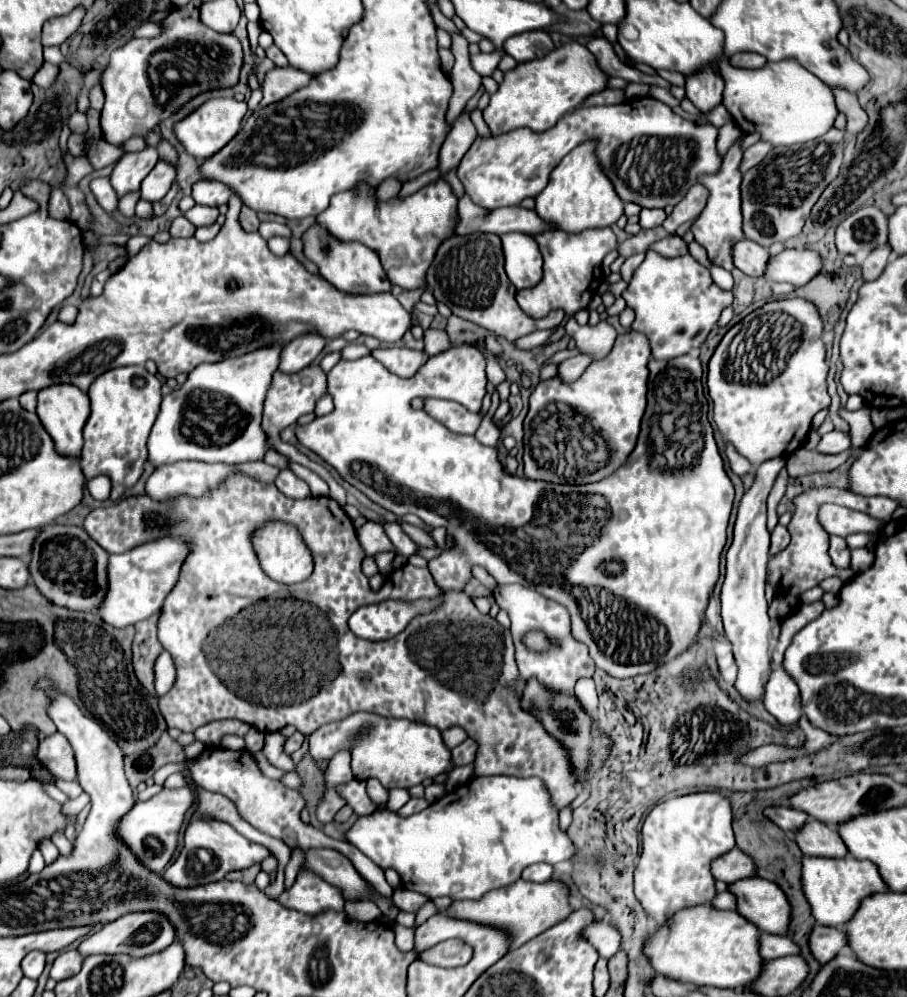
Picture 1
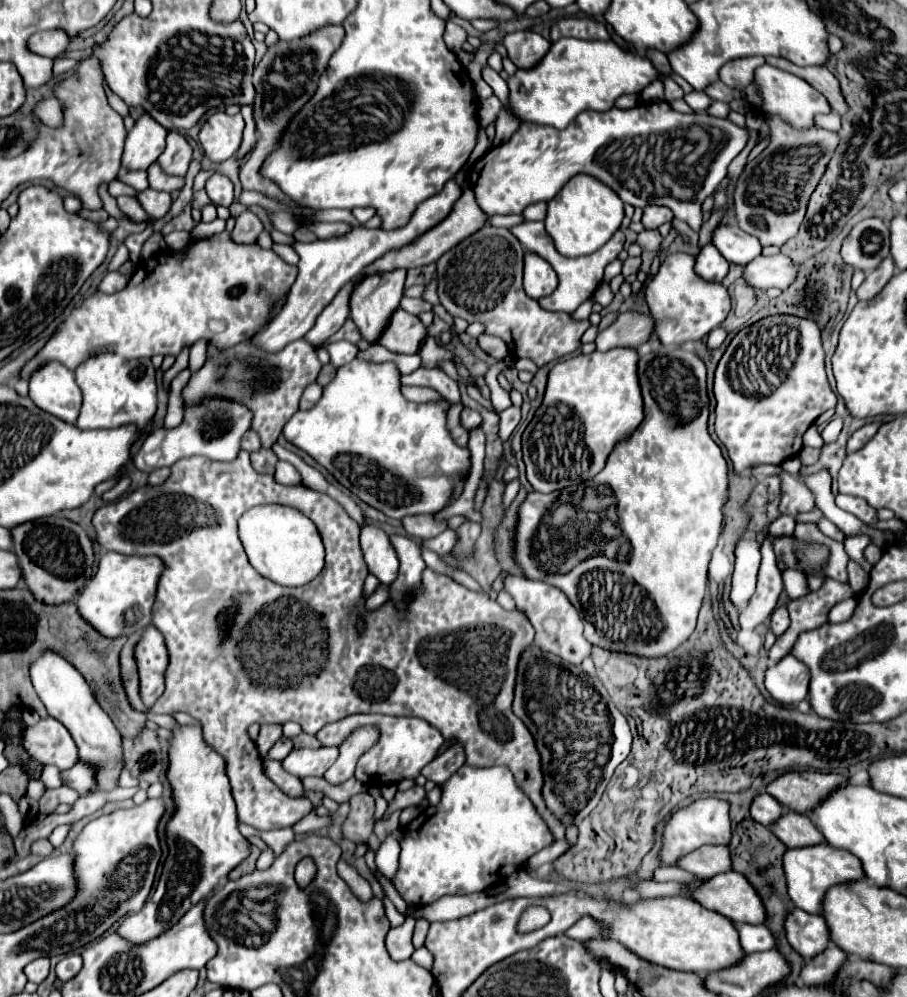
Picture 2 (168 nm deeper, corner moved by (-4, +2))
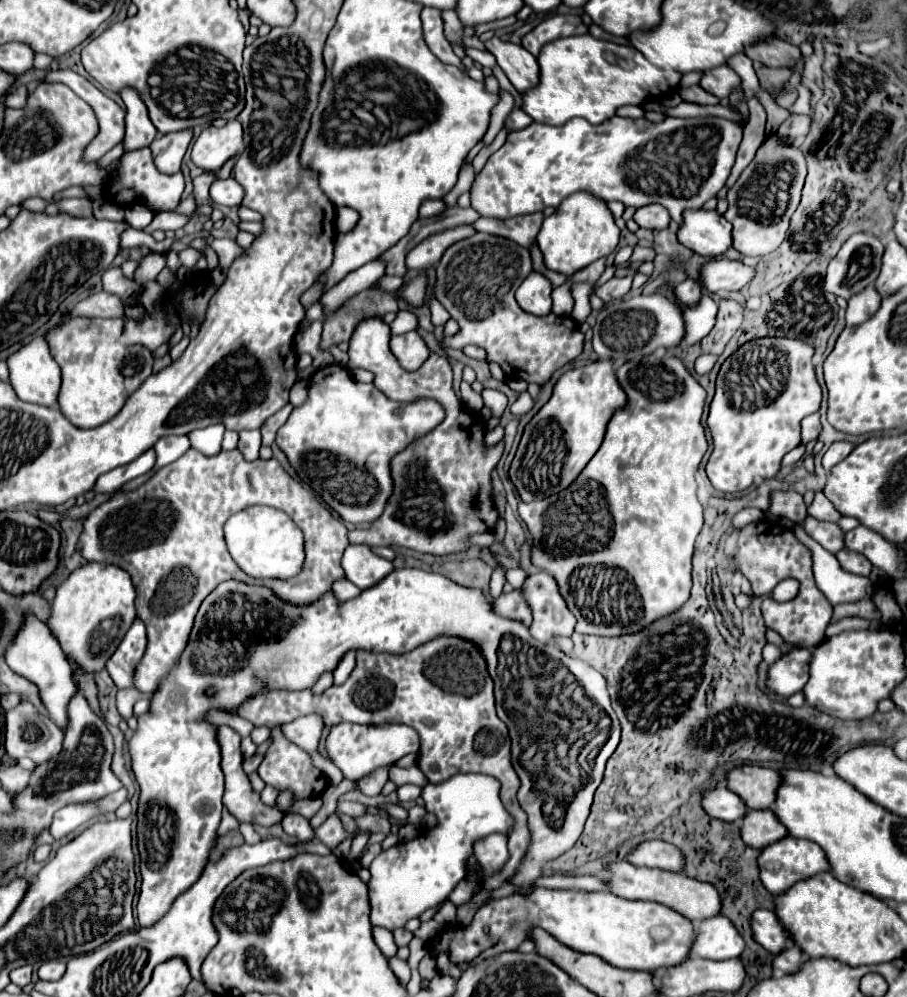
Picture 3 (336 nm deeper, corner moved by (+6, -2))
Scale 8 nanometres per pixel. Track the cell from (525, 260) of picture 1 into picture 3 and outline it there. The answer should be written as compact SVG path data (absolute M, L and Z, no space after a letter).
M533 271L517 289L517 303L523 311L531 315L549 315L551 313L551 283L541 273Z

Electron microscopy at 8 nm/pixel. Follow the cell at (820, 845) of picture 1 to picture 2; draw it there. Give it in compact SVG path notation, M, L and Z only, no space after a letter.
M785 811L781 819L773 823L773 833L789 847L807 847L807 845L821 845L825 843L823 833L817 829L817 825L809 819L809 815Z

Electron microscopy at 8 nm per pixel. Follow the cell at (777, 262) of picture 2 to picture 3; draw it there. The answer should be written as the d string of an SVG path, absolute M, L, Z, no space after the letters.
M715 257L701 265L699 283L709 293L729 293L739 291L753 279L755 269L743 265L741 261L731 261L727 257Z

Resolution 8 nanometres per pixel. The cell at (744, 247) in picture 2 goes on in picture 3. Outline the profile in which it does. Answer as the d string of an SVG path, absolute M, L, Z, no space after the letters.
M685 211L677 239L699 255L719 257L731 249L731 225L717 211Z

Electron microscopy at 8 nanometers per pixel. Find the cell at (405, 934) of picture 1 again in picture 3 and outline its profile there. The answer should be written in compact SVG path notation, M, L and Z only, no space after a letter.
M427 953L421 963L419 963L419 973L423 979L433 979L437 975L437 969L435 969L435 959L431 953Z

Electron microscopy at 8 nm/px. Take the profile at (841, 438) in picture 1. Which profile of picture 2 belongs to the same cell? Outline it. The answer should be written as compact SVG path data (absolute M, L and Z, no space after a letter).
M803 447L801 451L799 451L799 459L801 459L801 463L803 465L813 465L813 463L817 463L817 459L819 459L819 455L821 455L821 449L813 449L813 447Z

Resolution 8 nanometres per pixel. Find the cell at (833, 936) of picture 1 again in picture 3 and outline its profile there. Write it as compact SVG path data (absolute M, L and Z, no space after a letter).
M757 909L753 913L751 931L753 931L753 939L761 947L765 947L769 953L779 953L781 949L791 945L791 939L787 935L787 931L781 927L781 923L779 923L779 919L773 911Z

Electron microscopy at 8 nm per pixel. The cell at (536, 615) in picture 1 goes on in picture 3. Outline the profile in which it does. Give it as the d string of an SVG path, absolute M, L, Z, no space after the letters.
M541 571L523 583L523 595L533 609L531 635L541 643L553 643L553 635L569 637L575 629L575 615L559 593L553 575Z

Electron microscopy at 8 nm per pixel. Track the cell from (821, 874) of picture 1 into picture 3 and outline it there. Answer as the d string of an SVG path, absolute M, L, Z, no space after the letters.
M789 835L779 839L777 843L771 843L765 849L761 849L761 853L757 857L757 863L759 863L761 881L771 895L781 895L783 891L787 891L797 881L813 877L815 873L821 873L821 871L829 869L825 853L821 851L821 847L817 843L797 839L797 837L789 837Z

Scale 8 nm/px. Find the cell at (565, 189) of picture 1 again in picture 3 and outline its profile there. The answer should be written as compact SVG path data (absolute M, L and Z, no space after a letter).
M575 193L557 207L555 215L545 217L543 227L537 235L539 249L543 253L543 265L549 271L573 275L589 263L607 257L619 243L619 227L613 221L611 211L601 199L593 199L589 193Z

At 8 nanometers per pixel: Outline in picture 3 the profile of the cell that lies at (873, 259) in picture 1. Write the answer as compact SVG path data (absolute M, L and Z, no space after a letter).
M869 285L865 291L849 299L847 305L847 327L857 327L871 319L871 315L881 305L881 295L875 291L873 285Z

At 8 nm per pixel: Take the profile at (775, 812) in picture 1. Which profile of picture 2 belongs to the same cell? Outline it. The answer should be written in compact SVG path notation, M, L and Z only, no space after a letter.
M761 793L755 797L753 805L751 805L751 817L757 821L757 823L763 823L763 825L771 825L775 823L775 819L779 819L779 815L783 815L783 805L769 793Z

